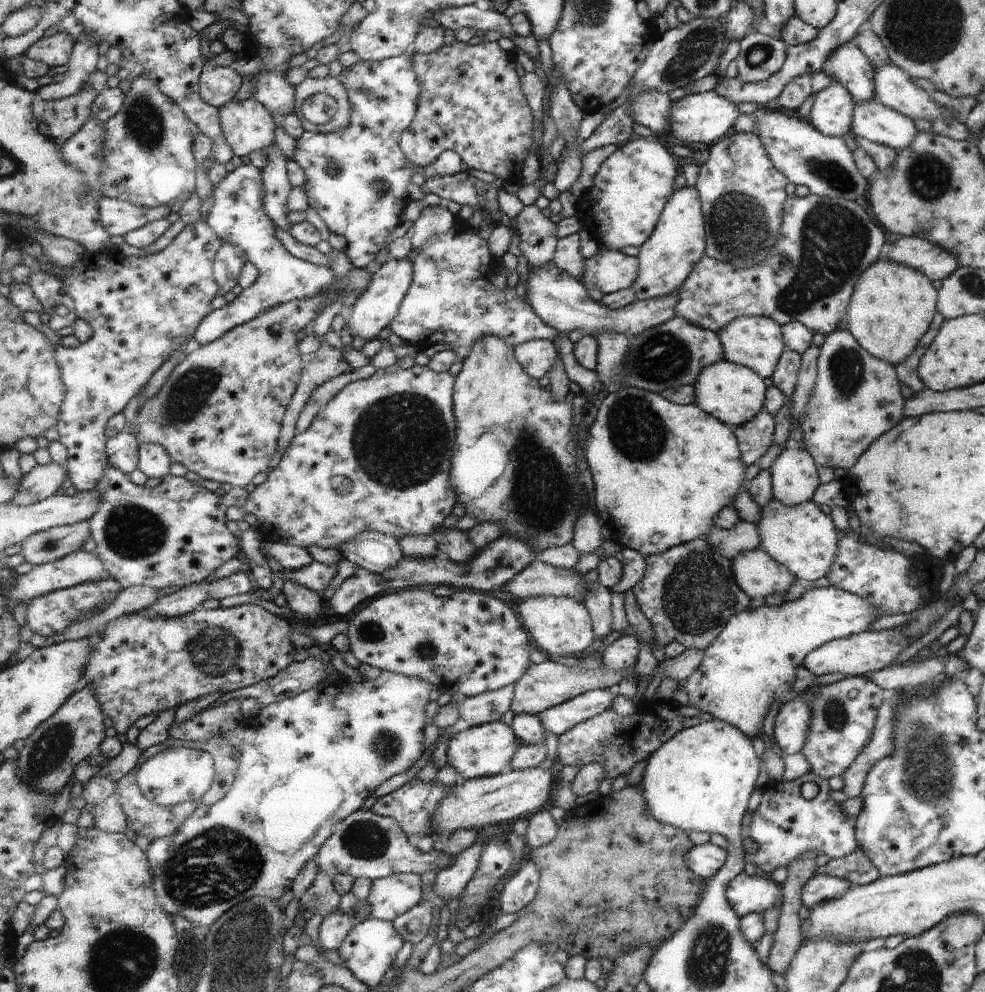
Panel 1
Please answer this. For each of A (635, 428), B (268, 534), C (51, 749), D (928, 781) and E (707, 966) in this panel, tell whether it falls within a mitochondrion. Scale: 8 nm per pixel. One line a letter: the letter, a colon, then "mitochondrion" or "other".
A: mitochondrion
B: other
C: mitochondrion
D: mitochondrion
E: mitochondrion

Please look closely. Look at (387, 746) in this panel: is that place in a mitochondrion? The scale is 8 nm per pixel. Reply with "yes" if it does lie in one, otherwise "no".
yes

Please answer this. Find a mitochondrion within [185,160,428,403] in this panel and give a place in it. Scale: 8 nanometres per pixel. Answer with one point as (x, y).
(379, 186)

